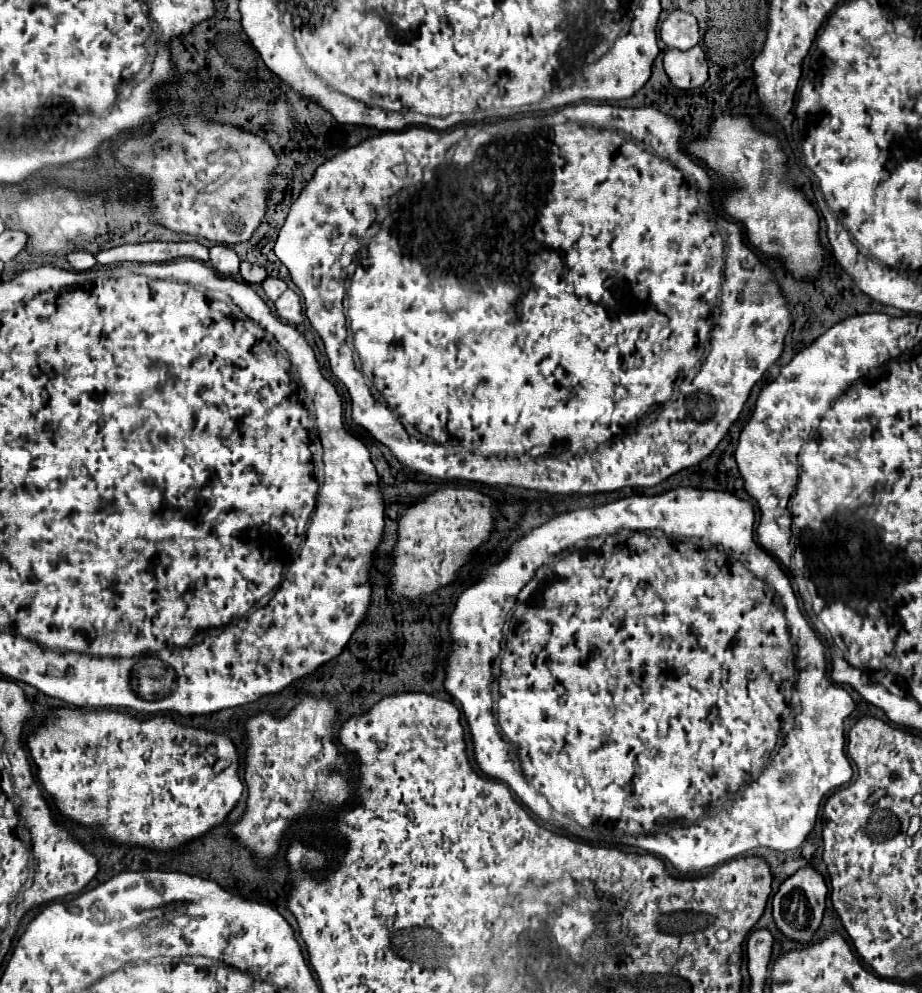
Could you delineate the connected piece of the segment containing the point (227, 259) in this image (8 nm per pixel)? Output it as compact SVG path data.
M219 244L219 246L213 246L209 252L211 252L211 264L213 264L213 268L219 270L221 274L231 276L231 274L239 272L239 262L241 260L239 260L239 256L231 248Z

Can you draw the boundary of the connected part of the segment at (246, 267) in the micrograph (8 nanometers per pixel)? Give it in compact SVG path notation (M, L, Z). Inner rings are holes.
M241 262L241 276L247 284L261 284L267 278L265 268L249 264L249 262Z

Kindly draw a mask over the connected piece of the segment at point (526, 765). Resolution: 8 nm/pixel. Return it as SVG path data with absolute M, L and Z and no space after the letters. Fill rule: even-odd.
M673 488L673 490L669 490L669 492L663 492L663 494L657 494L657 496L639 496L639 494L633 494L633 496L627 496L627 498L621 498L621 500L615 500L615 502L611 502L611 504L603 504L603 506L597 506L597 508L583 508L583 510L573 510L573 512L565 512L565 514L559 514L559 516L555 516L555 518L551 518L551 520L549 520L549 522L545 522L545 524L541 524L541 526L537 526L537 528L533 528L533 530L529 530L529 532L525 532L525 534L523 534L523 538L519 538L519 540L515 540L515 542L513 542L513 544L511 544L511 548L509 548L509 550L507 550L507 554L505 554L505 558L503 558L503 560L501 560L501 562L497 562L497 564L491 564L491 566L489 566L489 568L485 568L485 570L483 570L483 572L481 572L481 580L479 580L479 582L477 582L477 584L475 584L475 586L469 586L469 588L465 588L465 590L463 590L463 592L461 592L461 594L459 594L459 598L457 598L457 602L455 602L455 608L453 608L453 612L451 612L451 616L449 616L449 634L451 634L451 652L449 652L449 656L447 656L447 658L445 658L445 682L443 682L443 686L445 686L445 690L447 690L447 694L449 694L449 696L453 696L453 698L455 698L455 700L457 700L457 702L459 702L459 704L461 704L461 710L463 710L463 714L465 714L465 720L467 720L467 724L469 724L469 730L471 730L471 742L473 742L473 754L475 754L475 760L477 760L477 764L479 764L479 768L481 768L481 772L483 772L483 774L487 774L487 778L491 778L491 780L501 780L501 782L503 782L503 784L507 784L507 786L509 786L509 788L513 788L513 790L515 790L515 794L517 794L517 798L519 798L519 800L521 800L521 802L523 802L523 804L525 804L525 806L527 806L527 798L529 798L529 800L531 800L531 802L529 802L529 806L531 806L531 810L533 810L533 812L535 812L535 814L537 814L537 816L539 816L539 818L541 818L541 820L545 820L545 822L551 822L551 824L555 824L555 826L561 826L561 828L565 828L565 830L569 830L569 832L571 832L571 834L573 834L573 836L579 836L579 838L583 838L583 840L589 840L589 842L609 842L609 844L617 844L617 842L619 842L619 844L625 844L625 846L633 846L633 848L641 848L641 850L645 850L645 852L649 852L649 854L653 854L653 856L657 856L657 858L661 858L661 860L665 860L665 862L669 862L669 864L671 864L671 866L673 866L673 868L675 868L675 870L679 870L679 872L681 872L681 874L689 874L689 872L701 872L701 870L707 870L707 868L713 868L713 866L719 866L719 864L725 864L725 862L727 862L727 860L731 860L731 858L737 858L737 856L741 856L741 854L745 854L745 852L749 852L749 850L753 850L753 848L759 848L759 846L763 846L763 848L769 848L769 850L775 850L775 852L787 852L787 850L793 850L793 848L799 848L799 846L801 846L801 844L803 844L803 840L805 840L805 838L807 838L807 834L809 834L809 832L811 832L811 830L813 830L813 826L815 826L815 818L817 818L817 812L819 812L819 804L821 804L821 800L823 800L823 798L825 798L825 796L829 796L829 794L831 794L831 792L835 792L835 790L837 790L837 788L839 788L839 786L843 786L843 784L847 784L847 782L849 782L849 780L851 780L851 776L853 776L853 768L851 768L851 764L849 764L849 758L847 758L847 756L845 756L845 736L843 736L843 728L845 728L845 718L847 718L847 716L849 716L849 714L851 714L851 712L853 712L853 710L855 710L855 702L853 702L853 698L851 698L851 696L849 696L849 692L847 692L847 690L845 690L845 688L843 688L843 686L837 686L837 684L833 684L833 682L831 682L831 680L829 680L829 676L827 676L827 654L825 654L825 646L823 646L823 642L821 642L821 640L819 640L819 638L817 638L817 632L815 632L815 630L813 630L813 628L811 628L811 626L809 626L809 624L807 624L807 620L805 620L805 616L803 616L803 614L801 614L801 610L799 610L799 602L797 602L797 598L795 598L795 592L793 592L793 588L791 588L791 582L789 582L789 578L787 578L787 574L785 574L785 572L783 572L783 570L781 570L781 566L779 566L779 564L777 564L777 562L775 562L775 560L773 560L773 556L769 556L769 554L767 554L767 550L765 550L765 548L761 548L761 544L759 544L759 542L757 542L757 540L755 540L755 530L753 530L753 526L755 526L755 512L753 512L753 504L751 504L751 500L743 500L743 498L739 498L739 496L735 496L735 494L731 494L731 492L721 492L721 490L699 490L699 488ZM541 564L547 564L547 566L545 566L545 578L543 578L543 580L539 580L539 582L537 582L537 588L535 588L535 590L533 590L533 592L531 592L531 596L529 596L529 598L527 598L527 600L525 600L525 602L523 602L523 604L515 604L515 598L517 598L517 594L519 594L519 590L521 590L521 588L523 588L523 586L525 586L525 584L527 584L527 582L529 582L529 580L531 580L531 578L533 578L533 572L535 572L535 570L537 570L537 568L539 568L539 566L541 566ZM501 636L503 636L503 644L505 644L505 648L503 648L503 656L501 656L501 674L499 674L499 700L497 700L497 718L499 718L499 724L497 724L497 718L495 718L495 714L493 714L493 712L491 712L491 708L493 708L493 702L491 702L491 660L493 660L493 658L495 658L495 656L497 656L497 654L499 654L499 650L501 650L501 646L499 646L499 644L501 644ZM795 686L797 686L797 692L799 692L799 700L801 700L801 706L803 706L803 710L801 710L801 714L799 714L799 716L797 716L797 718L795 718L795 726L793 726L793 730L791 730L791 732L789 732L789 736L787 736L787 738L785 738L785 744L783 744L783 746L781 746L781 750L779 750L779 752L777 752L777 754L775 754L775 750L778 750L778 748L779 748L779 747L780 747L780 745L781 745L781 743L782 743L782 742L783 742L783 738L784 738L784 737L785 737L785 736L782 736L782 735L781 735L781 733L780 733L780 730L781 730L781 728L783 728L783 722L785 722L785 718L787 718L787 717L788 717L788 716L789 716L789 712L791 712L791 694L793 694L793 690L795 690ZM755 774L761 774L761 776L759 776L759 778L757 778L757 780L755 780L755 782L753 782L753 784L749 784L749 786L747 786L747 790L745 790L745 794L743 794L743 796L741 796L741 798L735 798L735 792L737 792L737 790L741 790L741 786L743 786L743 784L747 784L747 778L755 778Z

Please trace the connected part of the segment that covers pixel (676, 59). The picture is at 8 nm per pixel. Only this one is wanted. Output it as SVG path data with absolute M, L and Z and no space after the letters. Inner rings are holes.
M695 46L685 52L667 50L663 64L665 64L665 72L667 72L671 84L681 90L699 88L709 78L707 60L705 60L705 52L701 50L701 46Z

